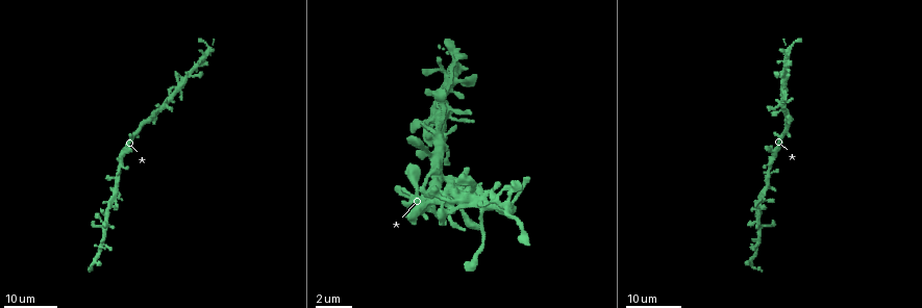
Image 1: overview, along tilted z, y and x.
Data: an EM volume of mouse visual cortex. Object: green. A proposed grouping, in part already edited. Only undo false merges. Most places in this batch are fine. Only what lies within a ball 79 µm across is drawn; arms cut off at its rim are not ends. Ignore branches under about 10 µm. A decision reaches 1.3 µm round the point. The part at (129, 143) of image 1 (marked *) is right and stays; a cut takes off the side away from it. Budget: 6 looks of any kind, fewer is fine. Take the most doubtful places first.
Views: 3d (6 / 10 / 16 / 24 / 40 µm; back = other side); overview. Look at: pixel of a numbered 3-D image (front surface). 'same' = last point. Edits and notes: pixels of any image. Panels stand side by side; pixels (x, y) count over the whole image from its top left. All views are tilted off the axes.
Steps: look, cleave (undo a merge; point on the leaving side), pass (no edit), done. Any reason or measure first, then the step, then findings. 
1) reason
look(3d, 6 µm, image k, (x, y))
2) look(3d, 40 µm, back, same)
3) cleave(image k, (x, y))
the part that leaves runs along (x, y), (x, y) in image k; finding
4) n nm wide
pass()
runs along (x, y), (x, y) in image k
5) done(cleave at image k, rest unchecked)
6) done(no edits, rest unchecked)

three arms meet
look(3d, 16 µm, image 1, (201, 57))

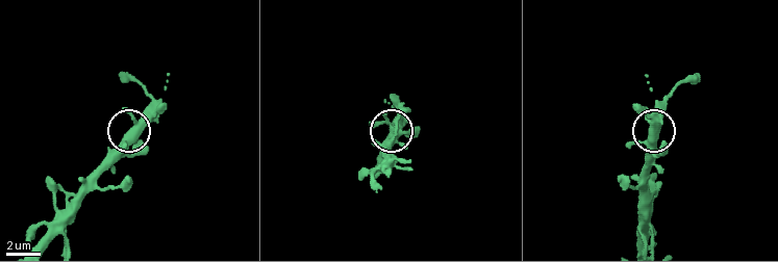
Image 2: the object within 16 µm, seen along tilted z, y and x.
look(3d, 6 µm, image 2, (126, 133))

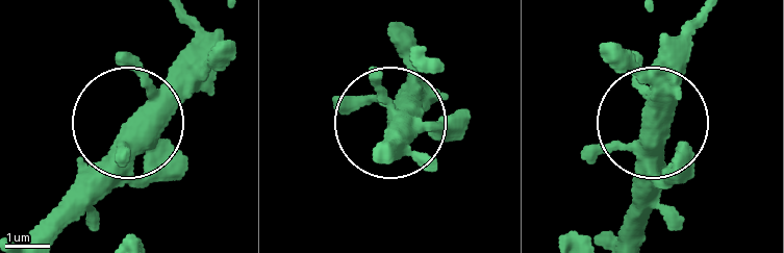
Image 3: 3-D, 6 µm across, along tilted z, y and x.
3 arms
pass()
runs along (26, 234), (202, 46) in image 3; all the same cell

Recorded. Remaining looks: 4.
narrows sharply
look(3d, 16 µm, image 1, (150, 118))

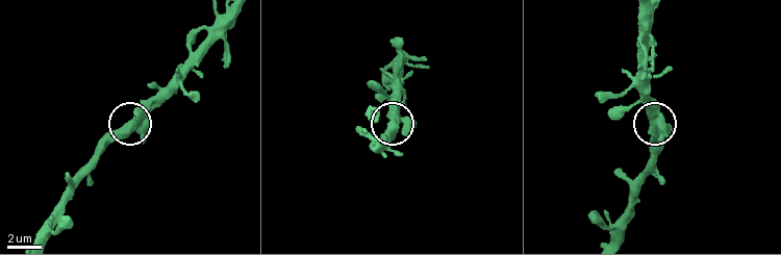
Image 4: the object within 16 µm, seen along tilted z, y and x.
closer look
look(3d, 6 µm, image 4, (125, 127))

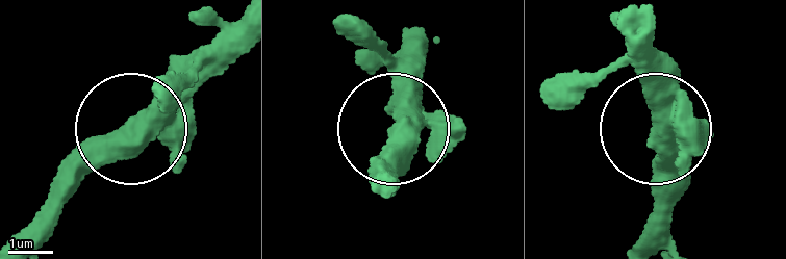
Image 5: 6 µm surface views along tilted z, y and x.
pass()
runs along (20, 238), (69, 171), (217, 63) in image 5; continuous, no second cell

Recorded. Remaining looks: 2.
look(3d, 16 µm, image 1, (772, 169))

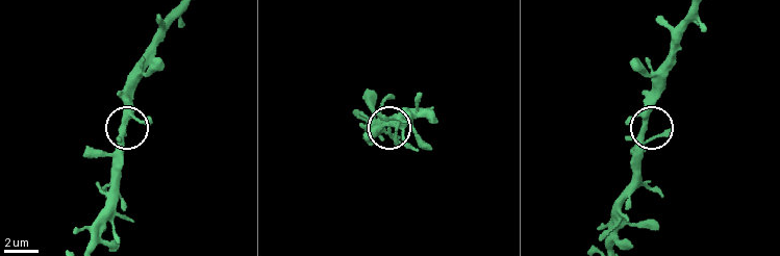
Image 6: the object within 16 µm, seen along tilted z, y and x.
closer look
look(3d, 10 µm, image 6, (644, 128))

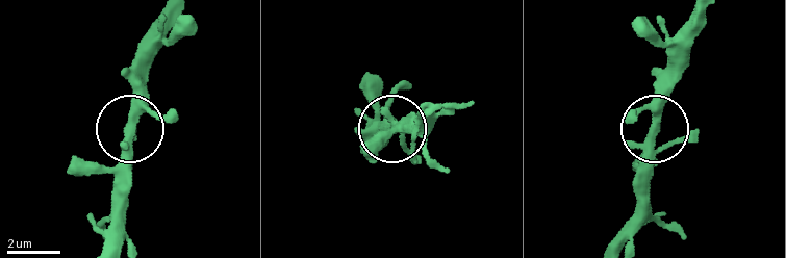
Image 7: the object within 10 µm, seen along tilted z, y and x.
pass()
one cell here

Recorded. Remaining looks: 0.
done(no edits, rest unchecked)

